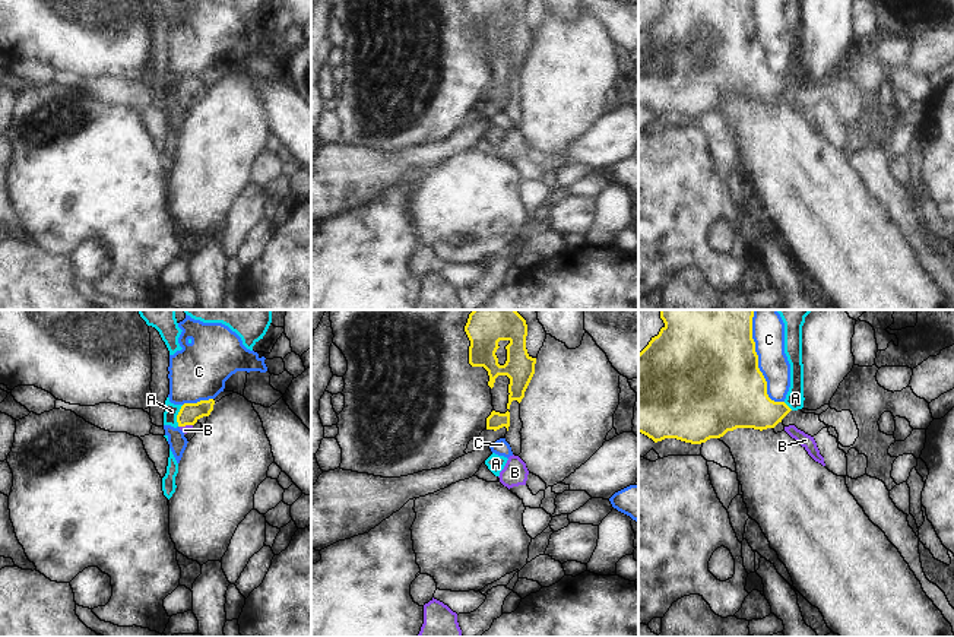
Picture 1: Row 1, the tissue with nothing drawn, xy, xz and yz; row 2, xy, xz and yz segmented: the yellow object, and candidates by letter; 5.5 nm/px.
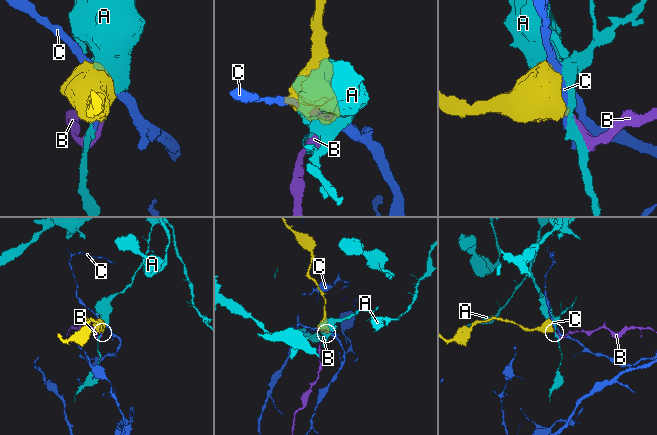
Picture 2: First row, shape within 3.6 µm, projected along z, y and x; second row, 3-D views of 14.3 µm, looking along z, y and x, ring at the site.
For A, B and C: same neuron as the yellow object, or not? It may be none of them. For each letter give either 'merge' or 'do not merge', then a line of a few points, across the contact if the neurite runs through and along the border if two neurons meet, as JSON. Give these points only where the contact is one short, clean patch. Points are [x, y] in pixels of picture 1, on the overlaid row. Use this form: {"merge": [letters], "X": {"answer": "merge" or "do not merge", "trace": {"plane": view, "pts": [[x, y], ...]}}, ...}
{"merge": ["B"], "A": {"answer": "do not merge"}, "B": {"answer": "merge", "trace": {"plane": "xy", "pts": [[189, 414], [186, 424], [186, 428]]}}, "C": {"answer": "do not merge"}}

